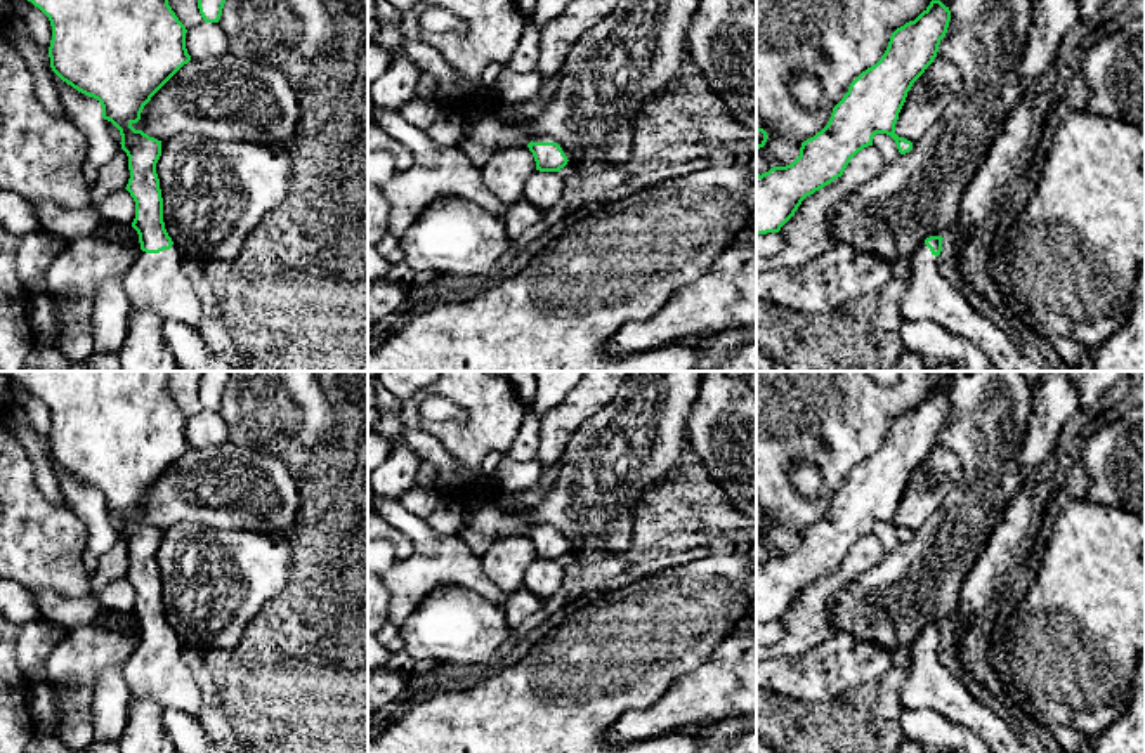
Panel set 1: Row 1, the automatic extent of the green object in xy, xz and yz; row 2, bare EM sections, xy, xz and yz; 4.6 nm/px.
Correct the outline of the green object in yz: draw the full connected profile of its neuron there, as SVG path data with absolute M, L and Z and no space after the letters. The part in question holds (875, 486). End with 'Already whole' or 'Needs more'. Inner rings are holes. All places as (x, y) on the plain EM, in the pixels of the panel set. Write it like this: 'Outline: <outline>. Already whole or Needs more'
Outline: M932 389L914 409L892 422L881 448L850 472L848 481L833 496L828 514L802 531L800 545L791 553L756 562L756 623L779 621L807 585L841 566L850 548L864 536L873 534L876 522L890 524L900 543L913 538L911 529L895 522L895 512L913 472L937 446L949 409L949 396L940 389Z. Already whole

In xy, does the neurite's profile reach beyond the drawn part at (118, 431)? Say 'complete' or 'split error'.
split error

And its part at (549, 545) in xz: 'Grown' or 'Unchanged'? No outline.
Grown

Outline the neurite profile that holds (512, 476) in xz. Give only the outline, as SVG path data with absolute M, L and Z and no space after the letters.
M503 455L494 481L500 491L522 493L540 482L541 463L538 460L519 462Z

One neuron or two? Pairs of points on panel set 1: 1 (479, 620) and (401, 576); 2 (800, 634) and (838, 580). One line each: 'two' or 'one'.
1: two
2: one

